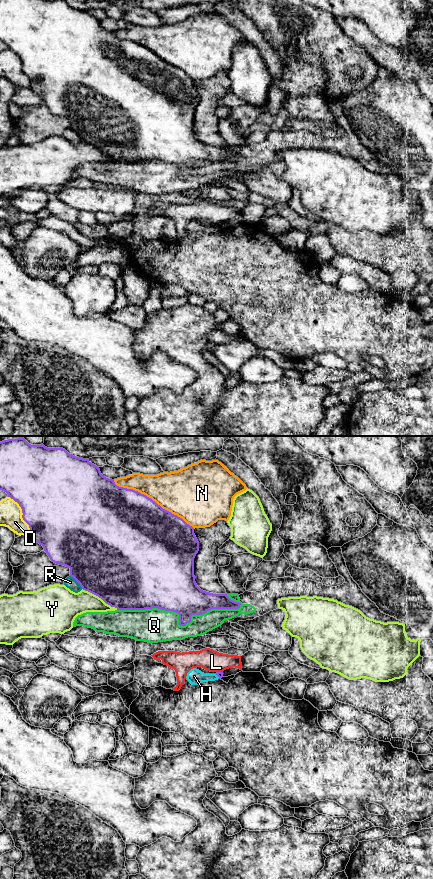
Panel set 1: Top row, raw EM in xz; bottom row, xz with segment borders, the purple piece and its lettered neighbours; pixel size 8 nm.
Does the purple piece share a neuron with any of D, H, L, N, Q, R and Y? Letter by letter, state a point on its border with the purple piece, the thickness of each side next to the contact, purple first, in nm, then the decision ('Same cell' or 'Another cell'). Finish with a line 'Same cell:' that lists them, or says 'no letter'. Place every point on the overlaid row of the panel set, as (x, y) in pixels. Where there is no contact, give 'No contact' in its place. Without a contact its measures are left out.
D: Touches purple at xz (22, 515). Thickness 480 nm (purple) against 180 nm. Another cell
H: Touches purple at xz (217, 675). Thickness 50 nm (purple) against 120 nm. Another cell
L: Touches purple at xz (220, 672). Thickness 50 nm (purple) against 170 nm. Another cell
N: Touches purple at xz (152, 500). Thickness 500 nm (purple) against 360 nm. Another cell
Q: Touches purple at xz (179, 622). Thickness 320 nm (purple) against 280 nm. Another cell
R: Touches purple at xz (77, 581). Thickness 500 nm (purple) against 90 nm. Another cell
Y: Touches purple at xz (100, 597). Thickness 500 nm (purple) against 200 nm. Another cell
Same cell: no letter

